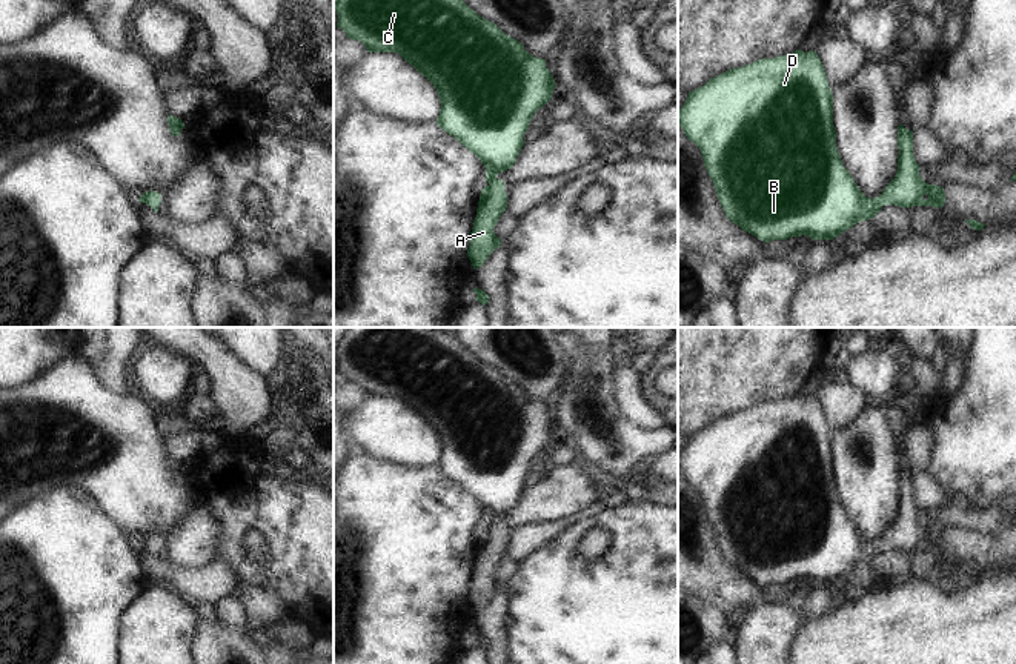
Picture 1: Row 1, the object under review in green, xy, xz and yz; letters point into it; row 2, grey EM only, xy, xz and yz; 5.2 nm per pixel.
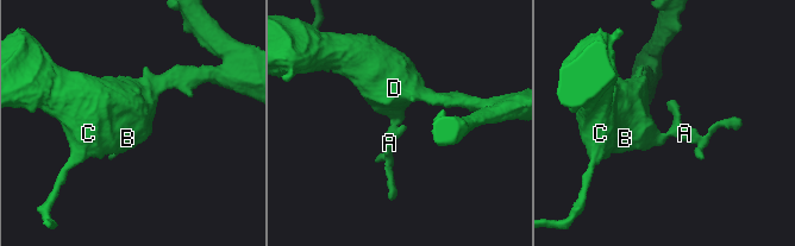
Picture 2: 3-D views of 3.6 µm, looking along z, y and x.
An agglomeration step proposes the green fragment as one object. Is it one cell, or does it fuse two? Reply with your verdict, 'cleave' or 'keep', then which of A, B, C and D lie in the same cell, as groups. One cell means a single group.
keep; A B C D

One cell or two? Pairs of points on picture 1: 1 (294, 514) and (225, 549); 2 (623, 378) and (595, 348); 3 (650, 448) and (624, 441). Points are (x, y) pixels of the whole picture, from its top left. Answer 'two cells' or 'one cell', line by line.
1: one cell
2: two cells
3: one cell

